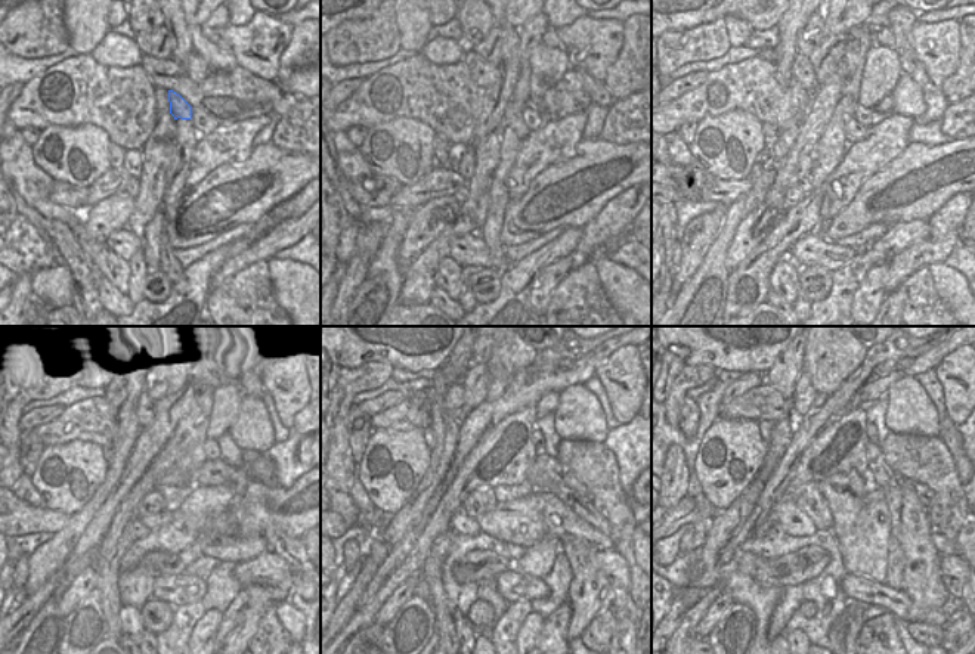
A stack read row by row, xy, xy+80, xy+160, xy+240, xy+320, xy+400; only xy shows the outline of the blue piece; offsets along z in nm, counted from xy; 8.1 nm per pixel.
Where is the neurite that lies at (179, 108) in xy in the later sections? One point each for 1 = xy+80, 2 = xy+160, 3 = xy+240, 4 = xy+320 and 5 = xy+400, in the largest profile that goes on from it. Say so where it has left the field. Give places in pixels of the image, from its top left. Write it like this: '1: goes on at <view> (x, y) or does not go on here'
1: goes on at xy+80 (513, 118)
2: goes on at xy+160 (854, 132)
3: goes on at xy+240 (206, 471)
4: goes on at xy+320 (547, 473)
5: goes on at xy+400 (925, 495)

